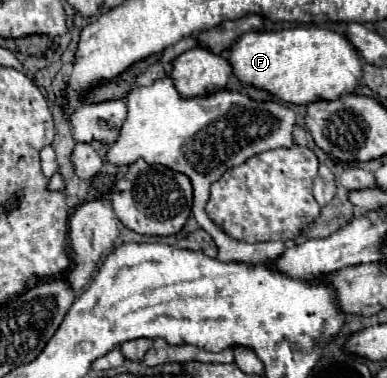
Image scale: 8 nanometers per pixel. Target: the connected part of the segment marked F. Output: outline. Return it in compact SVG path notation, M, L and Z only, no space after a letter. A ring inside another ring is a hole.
M298 25L282 31L246 32L226 52L232 74L244 86L270 92L282 102L310 104L352 92L362 78L362 58L352 44L325 26Z

